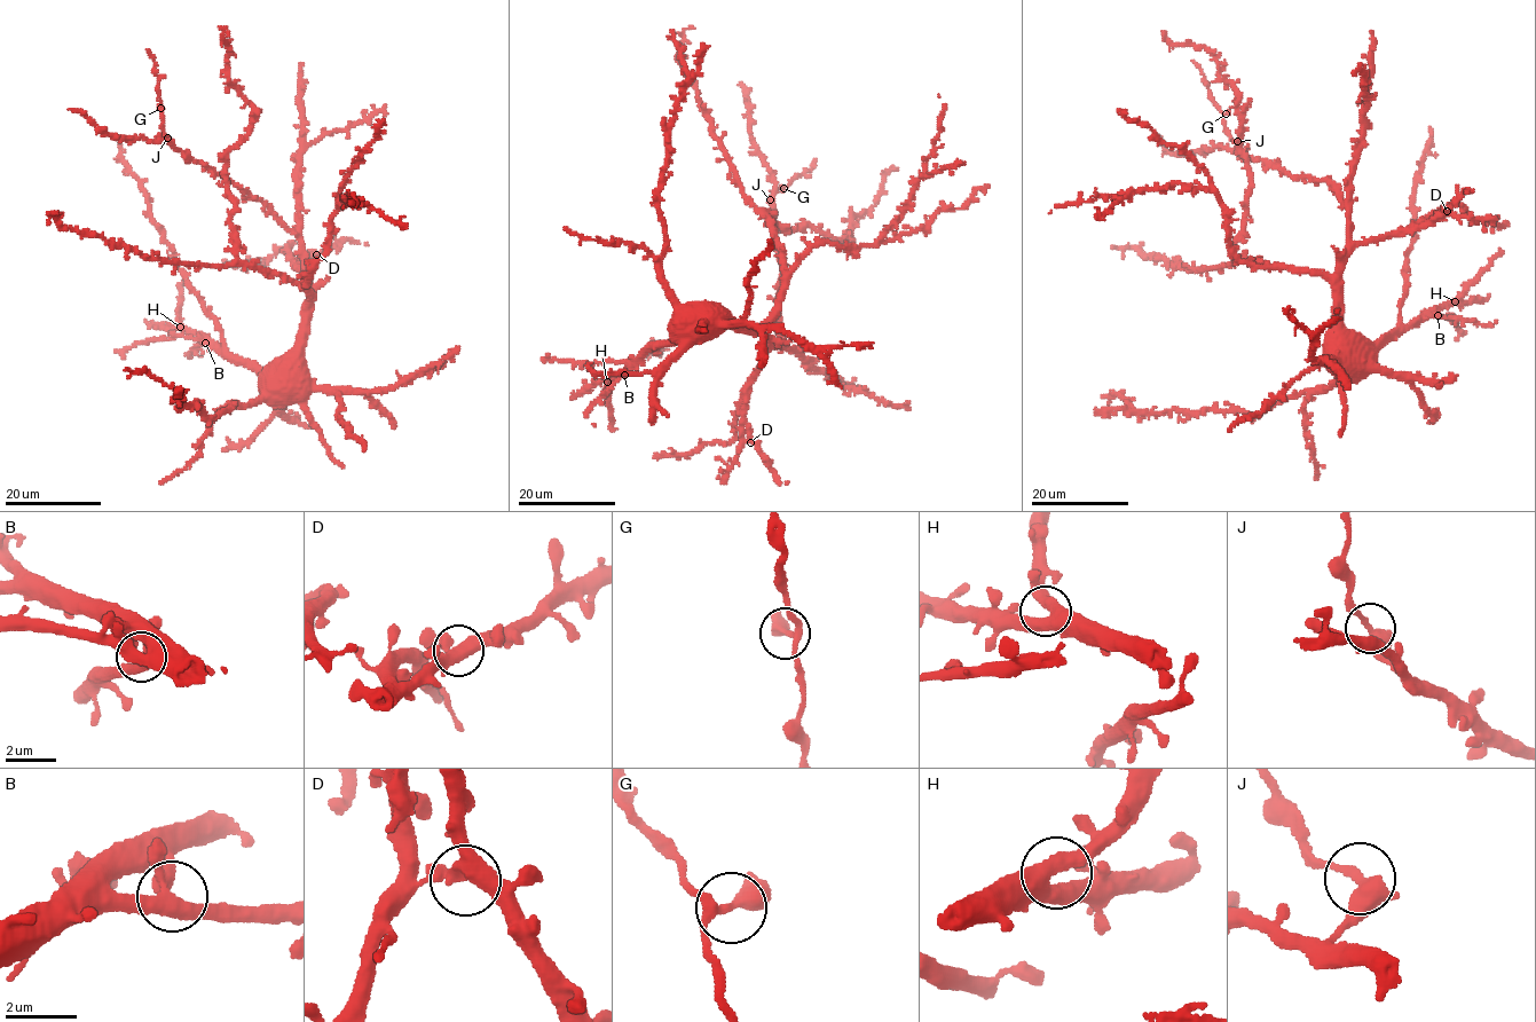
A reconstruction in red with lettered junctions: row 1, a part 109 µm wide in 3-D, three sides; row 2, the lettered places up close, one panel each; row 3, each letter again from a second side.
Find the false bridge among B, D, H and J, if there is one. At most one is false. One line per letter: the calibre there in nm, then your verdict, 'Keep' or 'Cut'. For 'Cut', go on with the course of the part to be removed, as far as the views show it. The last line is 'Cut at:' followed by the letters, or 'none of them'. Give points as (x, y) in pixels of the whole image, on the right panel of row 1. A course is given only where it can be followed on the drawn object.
B: Thickness 340 nm. Keep
D: Thickness 400 nm. Keep
H: Thickness 360 nm. Keep
J: Thickness 320 nm. Cut. Course of the part to remove: (1237, 141), (1230, 138), (1202, 71), (1191, 60)
Cut at: J

